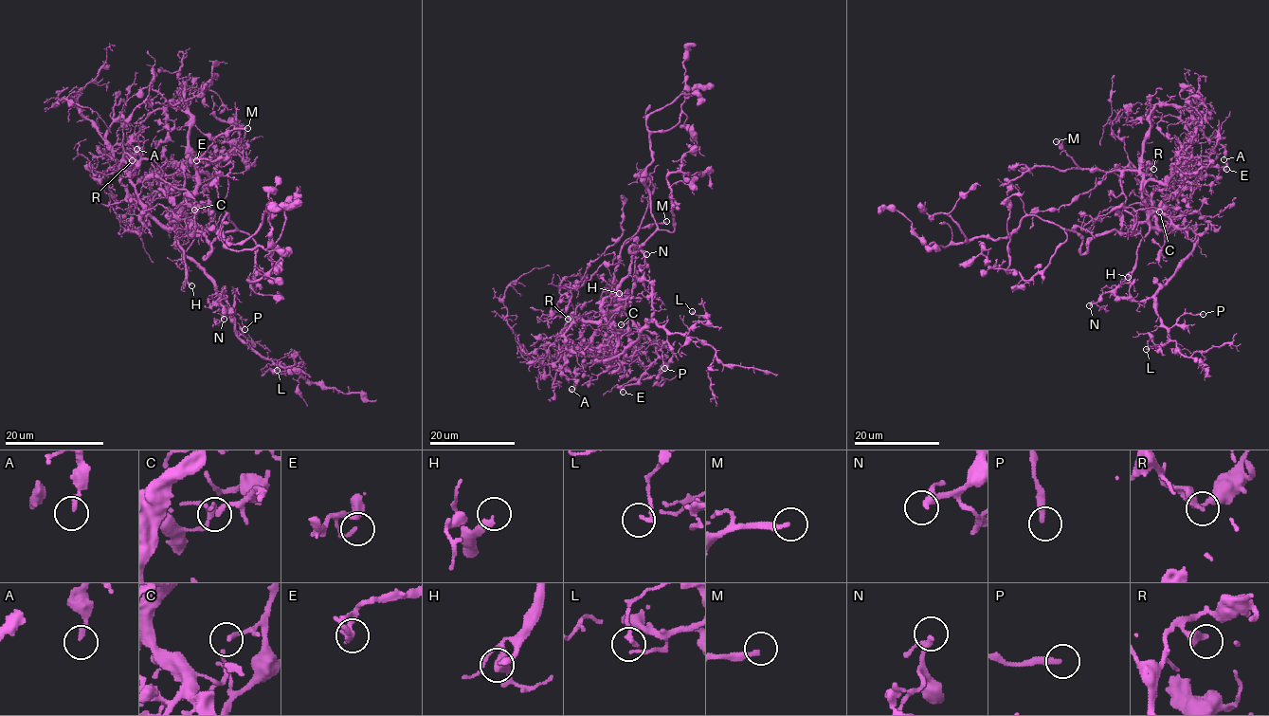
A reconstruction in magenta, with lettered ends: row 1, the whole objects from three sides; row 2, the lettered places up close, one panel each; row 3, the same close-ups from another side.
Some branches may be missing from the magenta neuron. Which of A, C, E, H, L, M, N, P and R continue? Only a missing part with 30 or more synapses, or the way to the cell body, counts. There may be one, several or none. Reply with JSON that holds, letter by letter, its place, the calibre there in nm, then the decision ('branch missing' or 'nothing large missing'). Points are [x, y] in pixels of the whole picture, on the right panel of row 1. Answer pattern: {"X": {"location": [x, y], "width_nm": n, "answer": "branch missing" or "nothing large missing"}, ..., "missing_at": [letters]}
{"A": {"location": [1223, 159], "width_nm": 180, "answer": "nothing large missing"}, "C": {"location": [1159, 211], "width_nm": 150, "answer": "nothing large missing"}, "E": {"location": [1226, 169], "width_nm": 160, "answer": "nothing large missing"}, "H": {"location": [1128, 277], "width_nm": 280, "answer": "branch missing"}, "L": {"location": [1146, 349], "width_nm": 180, "answer": "nothing large missing"}, "M": {"location": [1056, 141], "width_nm": 200, "answer": "branch missing"}, "N": {"location": [1089, 305], "width_nm": 180, "answer": "nothing large missing"}, "P": {"location": [1203, 314], "width_nm": 300, "answer": "nothing large missing"}, "R": {"location": [1153, 169], "width_nm": 380, "answer": "nothing large missing"}, "missing_at": ["H", "M"]}

